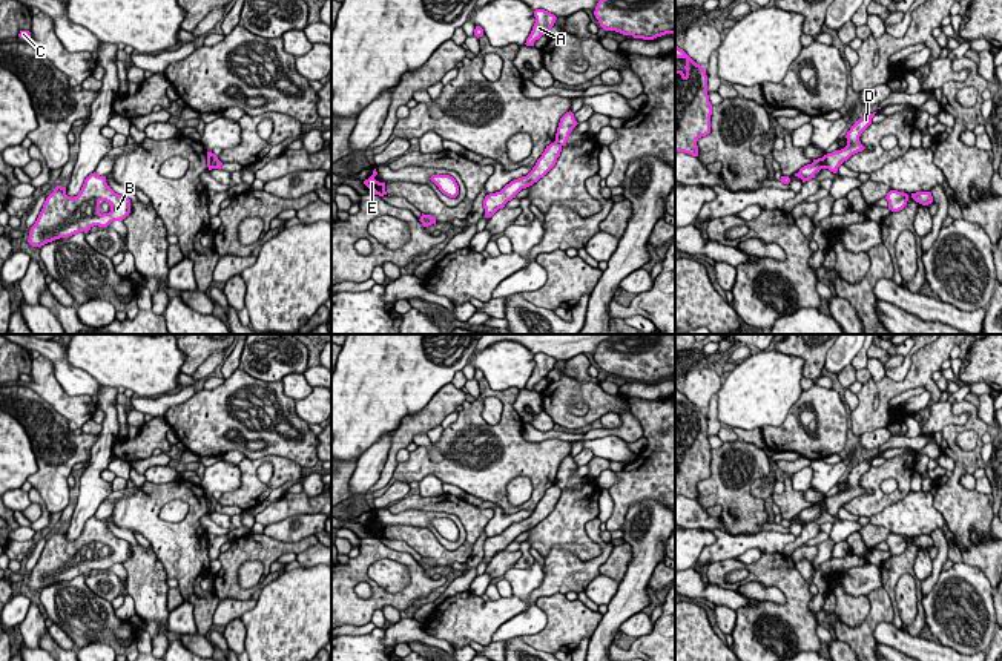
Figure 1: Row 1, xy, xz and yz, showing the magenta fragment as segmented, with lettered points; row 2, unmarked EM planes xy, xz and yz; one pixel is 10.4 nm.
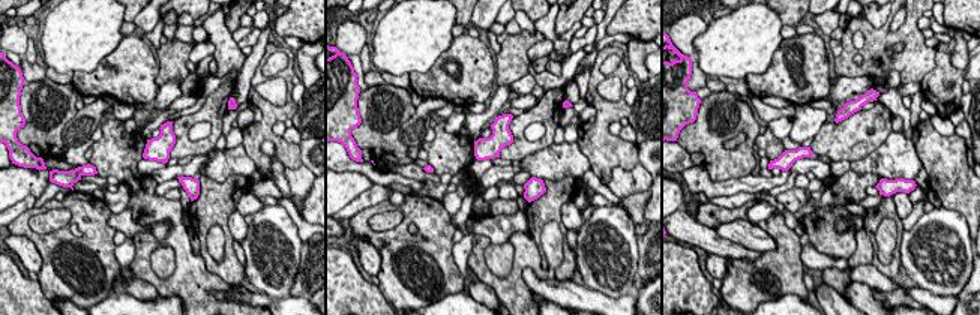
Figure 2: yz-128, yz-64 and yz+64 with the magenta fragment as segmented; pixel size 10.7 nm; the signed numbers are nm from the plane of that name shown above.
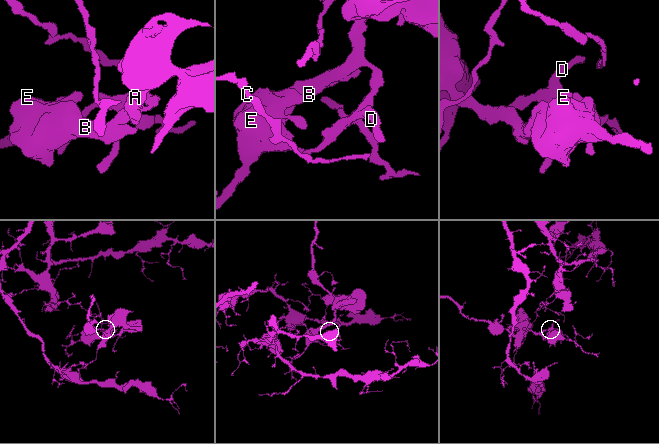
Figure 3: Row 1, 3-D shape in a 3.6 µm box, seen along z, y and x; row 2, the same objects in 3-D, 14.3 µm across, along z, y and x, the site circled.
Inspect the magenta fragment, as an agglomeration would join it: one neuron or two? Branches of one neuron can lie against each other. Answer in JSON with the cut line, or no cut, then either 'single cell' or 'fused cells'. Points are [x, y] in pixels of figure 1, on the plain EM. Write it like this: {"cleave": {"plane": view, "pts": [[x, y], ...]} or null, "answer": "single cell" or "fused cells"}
{"cleave": {"plane": "yz", "pts": [[823, 500], [827, 511]]}, "answer": "fused cells"}

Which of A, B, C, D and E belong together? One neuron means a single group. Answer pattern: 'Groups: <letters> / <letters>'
Groups: A B C E / D

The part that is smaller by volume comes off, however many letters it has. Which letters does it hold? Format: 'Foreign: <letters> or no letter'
Foreign: D

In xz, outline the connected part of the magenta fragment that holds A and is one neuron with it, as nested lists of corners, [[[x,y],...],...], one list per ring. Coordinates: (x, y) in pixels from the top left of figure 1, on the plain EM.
[[[545,353],[534,354],[536,367],[529,380],[526,382],[526,390],[534,390],[534,385],[545,379],[555,367],[557,360]]]

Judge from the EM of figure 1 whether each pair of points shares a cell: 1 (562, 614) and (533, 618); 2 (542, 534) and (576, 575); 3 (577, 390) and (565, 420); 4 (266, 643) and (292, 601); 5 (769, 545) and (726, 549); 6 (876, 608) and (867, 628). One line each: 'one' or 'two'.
1: two
2: two
3: one
4: one
5: one
6: one

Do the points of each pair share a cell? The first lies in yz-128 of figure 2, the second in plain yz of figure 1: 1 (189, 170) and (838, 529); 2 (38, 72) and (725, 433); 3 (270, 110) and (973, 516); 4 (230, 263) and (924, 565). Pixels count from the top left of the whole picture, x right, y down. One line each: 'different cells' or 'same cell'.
1: same cell
2: same cell
3: same cell
4: different cells

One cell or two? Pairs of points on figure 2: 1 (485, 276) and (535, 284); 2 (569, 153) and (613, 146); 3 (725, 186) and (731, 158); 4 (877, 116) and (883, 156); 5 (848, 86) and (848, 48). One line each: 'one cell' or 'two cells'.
1: two cells
2: two cells
3: two cells
4: two cells
5: two cells

